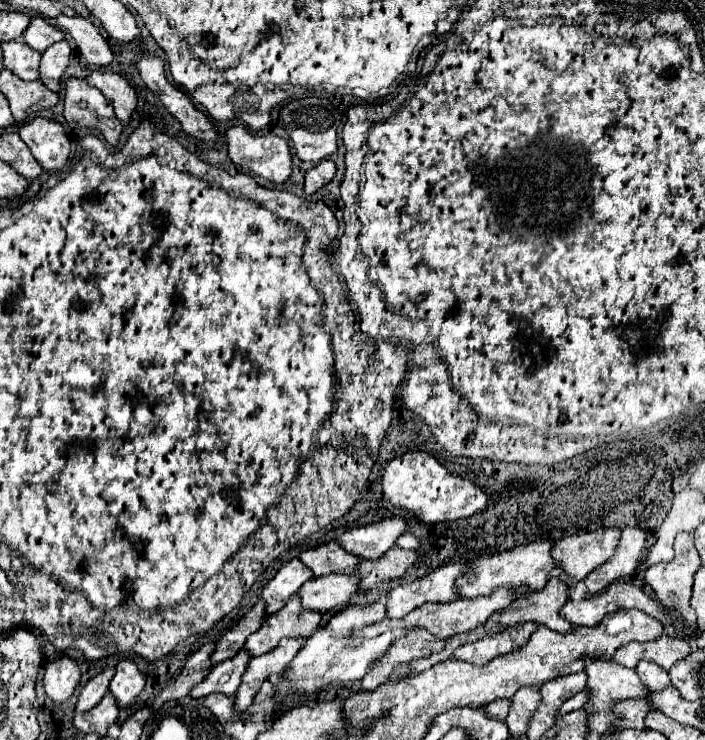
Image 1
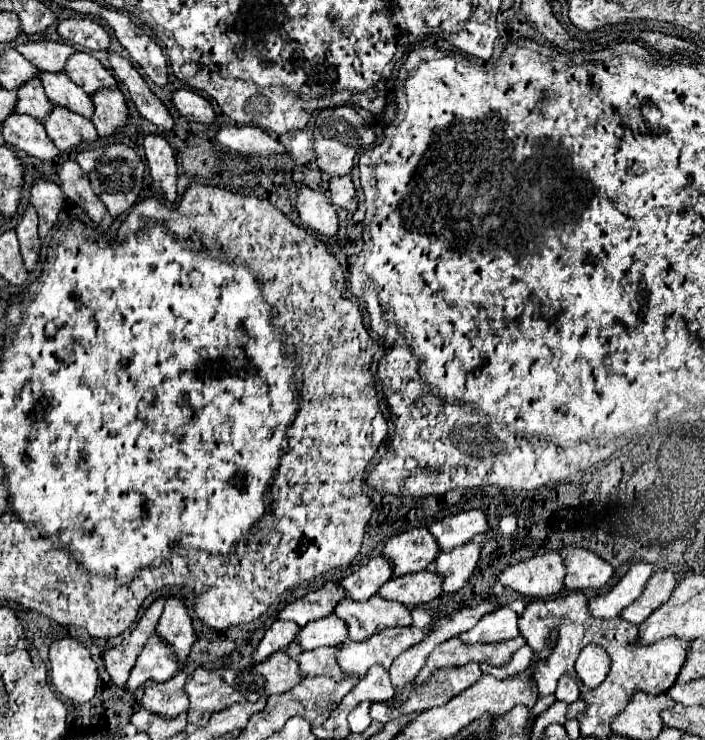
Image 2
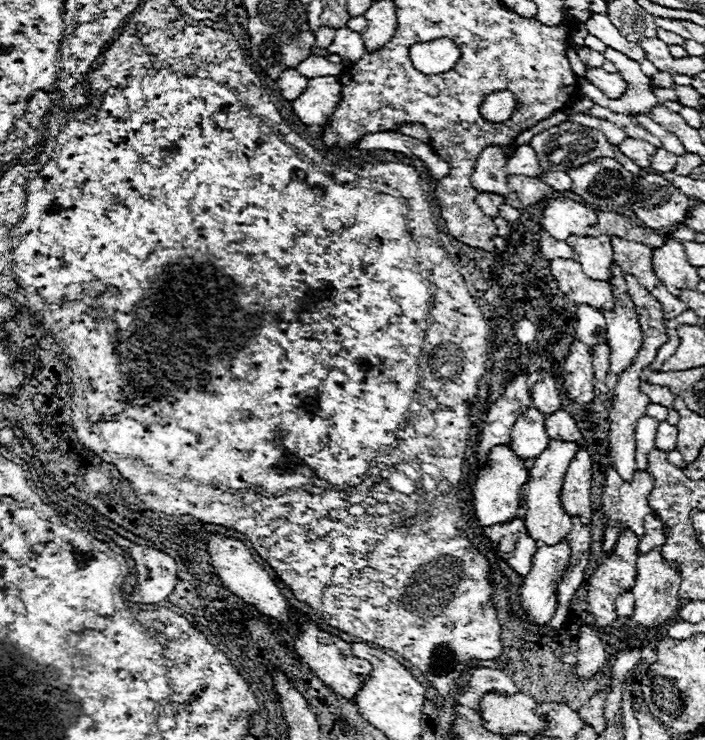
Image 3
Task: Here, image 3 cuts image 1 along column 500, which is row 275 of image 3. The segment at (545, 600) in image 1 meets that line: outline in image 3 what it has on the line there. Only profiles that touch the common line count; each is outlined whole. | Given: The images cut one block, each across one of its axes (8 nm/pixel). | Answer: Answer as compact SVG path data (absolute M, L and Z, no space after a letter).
M618 264L610 266L610 284L614 288L614 308L600 310L606 318L606 344L610 346L610 372L618 374L632 364L636 352L642 346L642 332L636 316L636 308L626 292L624 272Z

